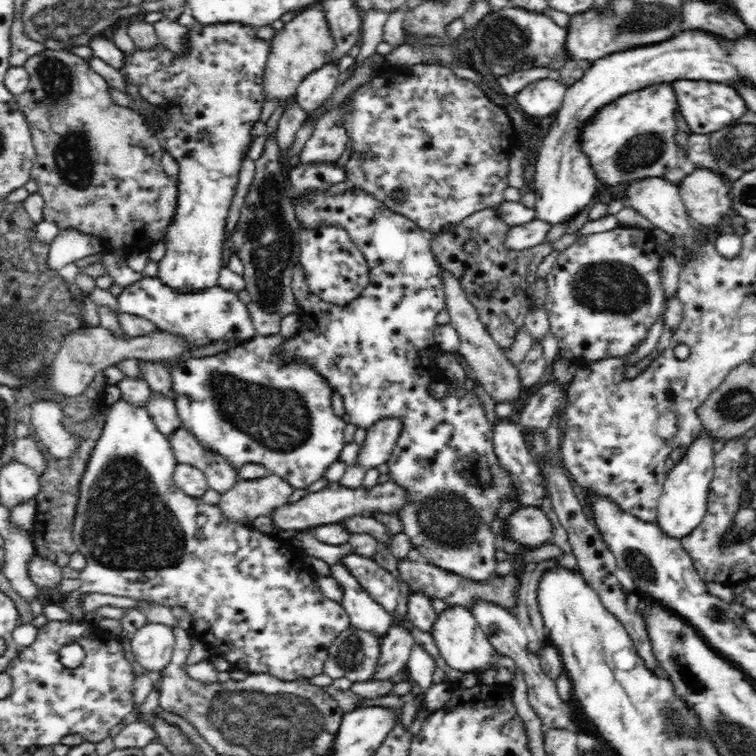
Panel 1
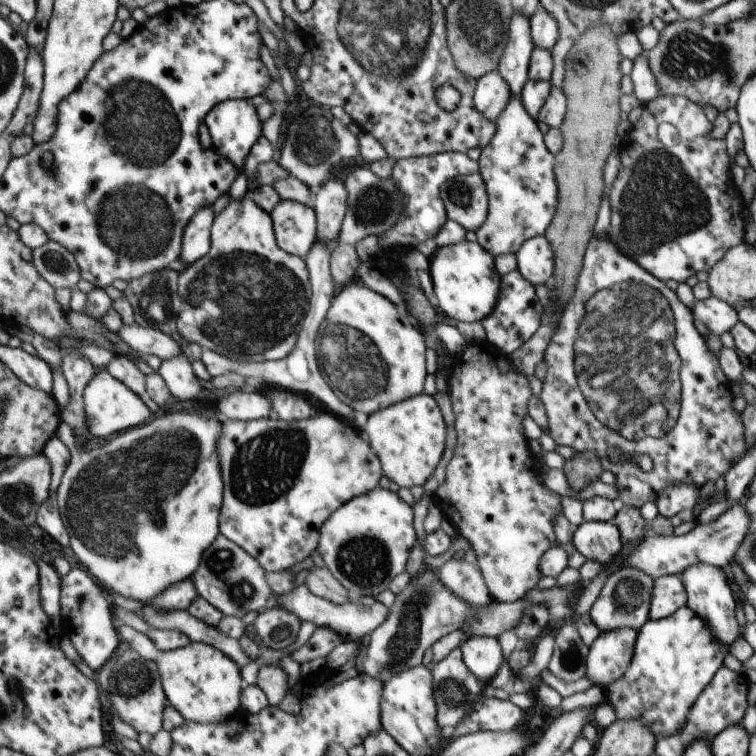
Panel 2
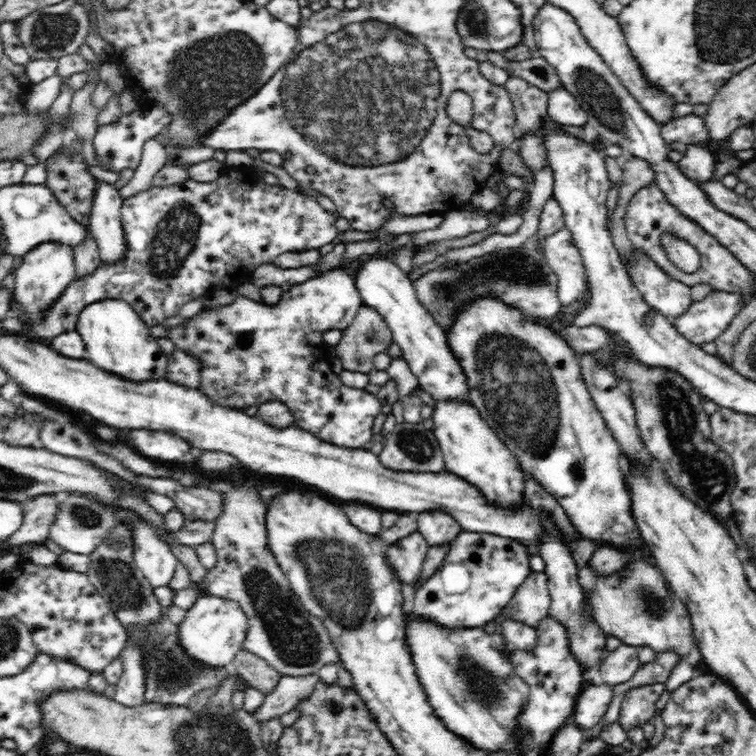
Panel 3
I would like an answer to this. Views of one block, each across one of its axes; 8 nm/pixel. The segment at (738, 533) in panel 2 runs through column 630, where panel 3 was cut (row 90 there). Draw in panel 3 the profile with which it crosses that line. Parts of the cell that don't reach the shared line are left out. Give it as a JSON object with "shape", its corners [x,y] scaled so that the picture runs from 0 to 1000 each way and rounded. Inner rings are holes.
{"shape":[[[746,114],[734,116],[725,123],[724,148],[738,165],[772,168],[779,163],[775,147]]]}

